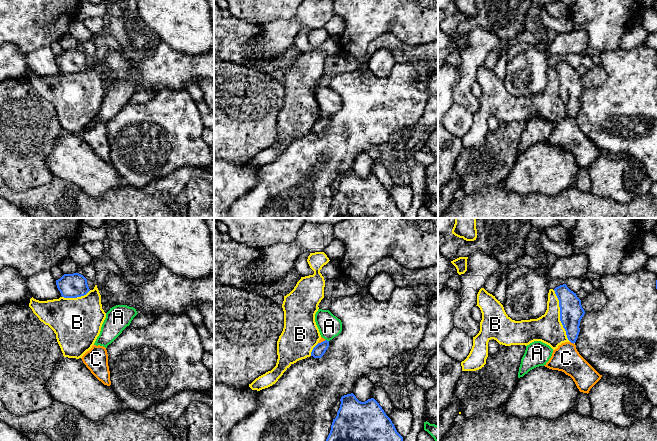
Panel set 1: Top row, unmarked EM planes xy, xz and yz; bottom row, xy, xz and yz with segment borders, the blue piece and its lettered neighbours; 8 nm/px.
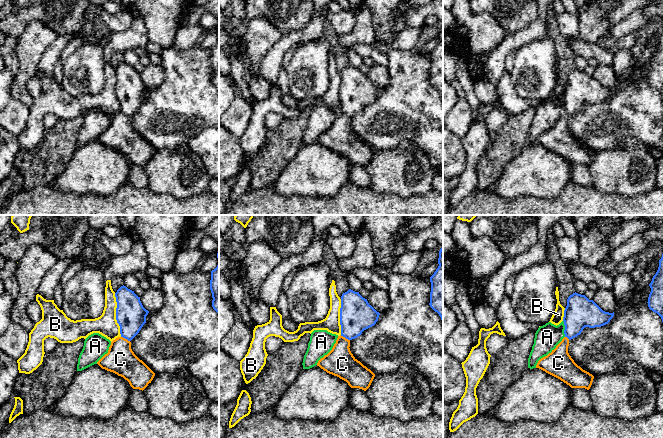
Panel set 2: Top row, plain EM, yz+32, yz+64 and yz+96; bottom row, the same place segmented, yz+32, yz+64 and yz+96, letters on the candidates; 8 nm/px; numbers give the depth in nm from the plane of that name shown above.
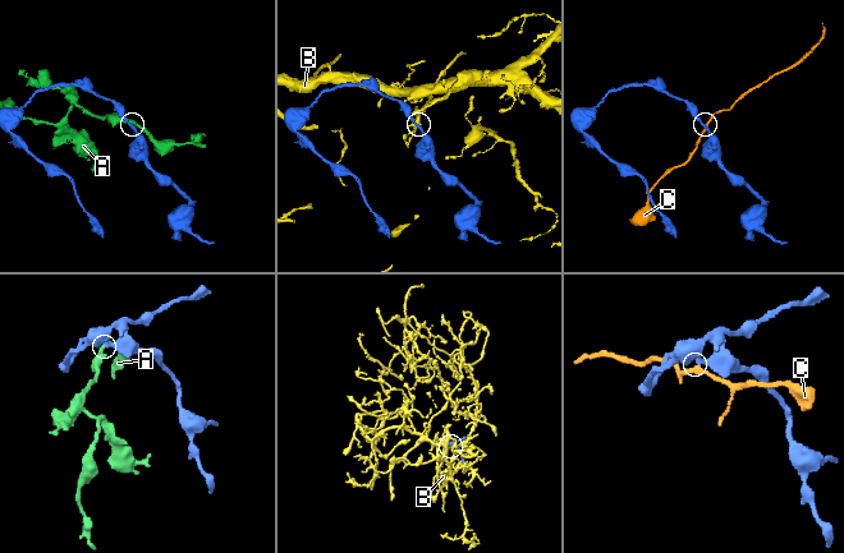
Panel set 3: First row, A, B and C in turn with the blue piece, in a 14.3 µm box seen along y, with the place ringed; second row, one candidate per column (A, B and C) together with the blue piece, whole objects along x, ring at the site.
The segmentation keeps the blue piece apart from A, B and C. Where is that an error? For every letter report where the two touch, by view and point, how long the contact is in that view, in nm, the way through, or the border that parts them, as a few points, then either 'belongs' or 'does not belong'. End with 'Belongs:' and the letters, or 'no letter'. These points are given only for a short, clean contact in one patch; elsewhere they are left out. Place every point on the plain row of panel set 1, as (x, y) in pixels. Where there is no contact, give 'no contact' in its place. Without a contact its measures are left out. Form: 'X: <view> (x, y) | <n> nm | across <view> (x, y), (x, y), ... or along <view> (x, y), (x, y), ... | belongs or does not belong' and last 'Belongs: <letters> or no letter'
A: xz (326, 116) | 40 nm | along xz (325, 115), (328, 117) | does not belong
B: yz (560, 92) | 440 nm | does not belong
C: yz (572, 118) | 40 nm | along yz (570, 117), (573, 120) | does not belong
Belongs: no letter

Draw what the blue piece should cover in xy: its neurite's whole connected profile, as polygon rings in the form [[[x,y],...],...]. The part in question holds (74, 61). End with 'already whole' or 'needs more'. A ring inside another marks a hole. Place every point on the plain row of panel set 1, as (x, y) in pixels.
[[[79,49],[64,50],[56,56],[56,61],[64,74],[81,73],[90,67],[87,55]]] | already whole

